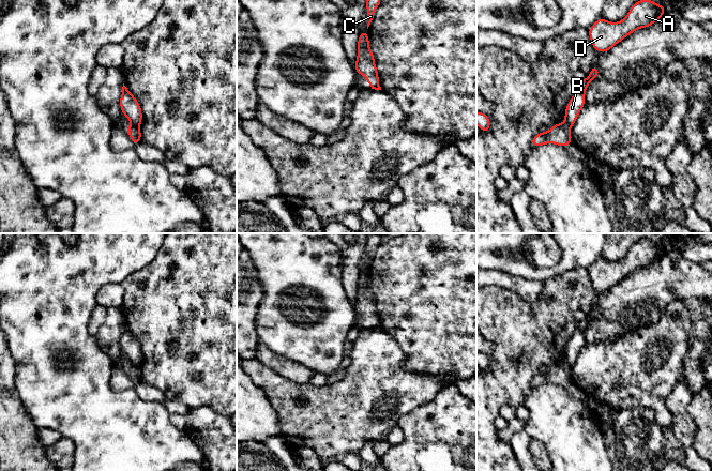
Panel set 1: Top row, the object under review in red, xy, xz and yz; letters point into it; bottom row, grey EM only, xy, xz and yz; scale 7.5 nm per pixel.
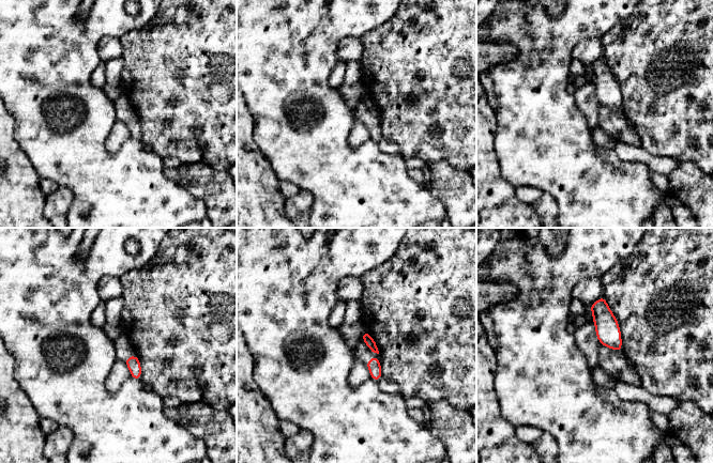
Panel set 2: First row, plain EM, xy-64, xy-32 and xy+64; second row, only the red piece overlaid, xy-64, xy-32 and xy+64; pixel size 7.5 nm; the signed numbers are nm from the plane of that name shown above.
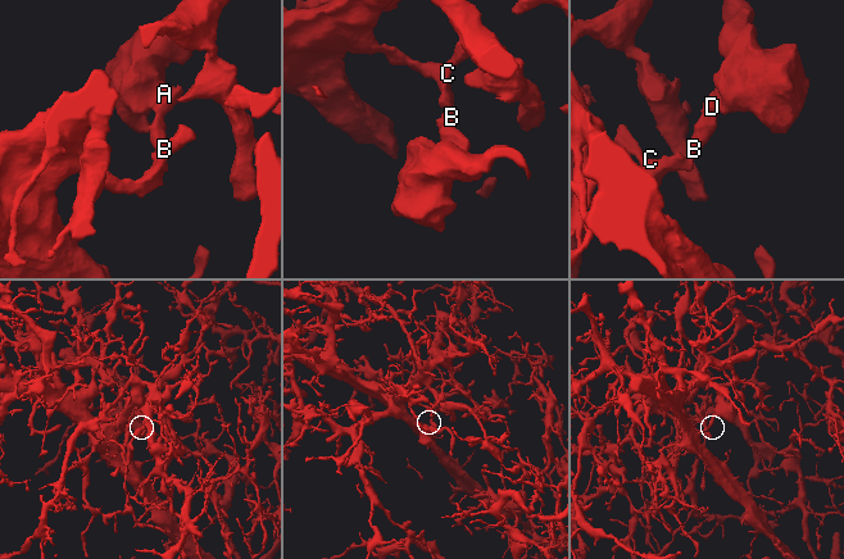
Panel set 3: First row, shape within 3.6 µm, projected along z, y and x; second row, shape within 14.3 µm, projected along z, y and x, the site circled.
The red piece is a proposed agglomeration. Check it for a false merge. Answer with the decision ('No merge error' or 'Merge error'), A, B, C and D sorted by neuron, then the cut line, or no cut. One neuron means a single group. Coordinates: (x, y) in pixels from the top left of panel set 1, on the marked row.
No merge error. Groups: A B C D. No split

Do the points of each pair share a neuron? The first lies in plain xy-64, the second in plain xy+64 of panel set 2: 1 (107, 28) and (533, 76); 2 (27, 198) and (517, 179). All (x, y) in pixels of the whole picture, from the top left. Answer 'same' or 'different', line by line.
1: same
2: different

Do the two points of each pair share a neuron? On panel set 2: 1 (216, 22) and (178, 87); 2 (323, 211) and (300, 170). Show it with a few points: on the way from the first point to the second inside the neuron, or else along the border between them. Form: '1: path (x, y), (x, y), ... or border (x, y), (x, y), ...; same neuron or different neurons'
1: path (207, 39), (200, 63), (191, 73); same neuron
2: path (323, 201), (323, 194), (309, 180); same neuron

